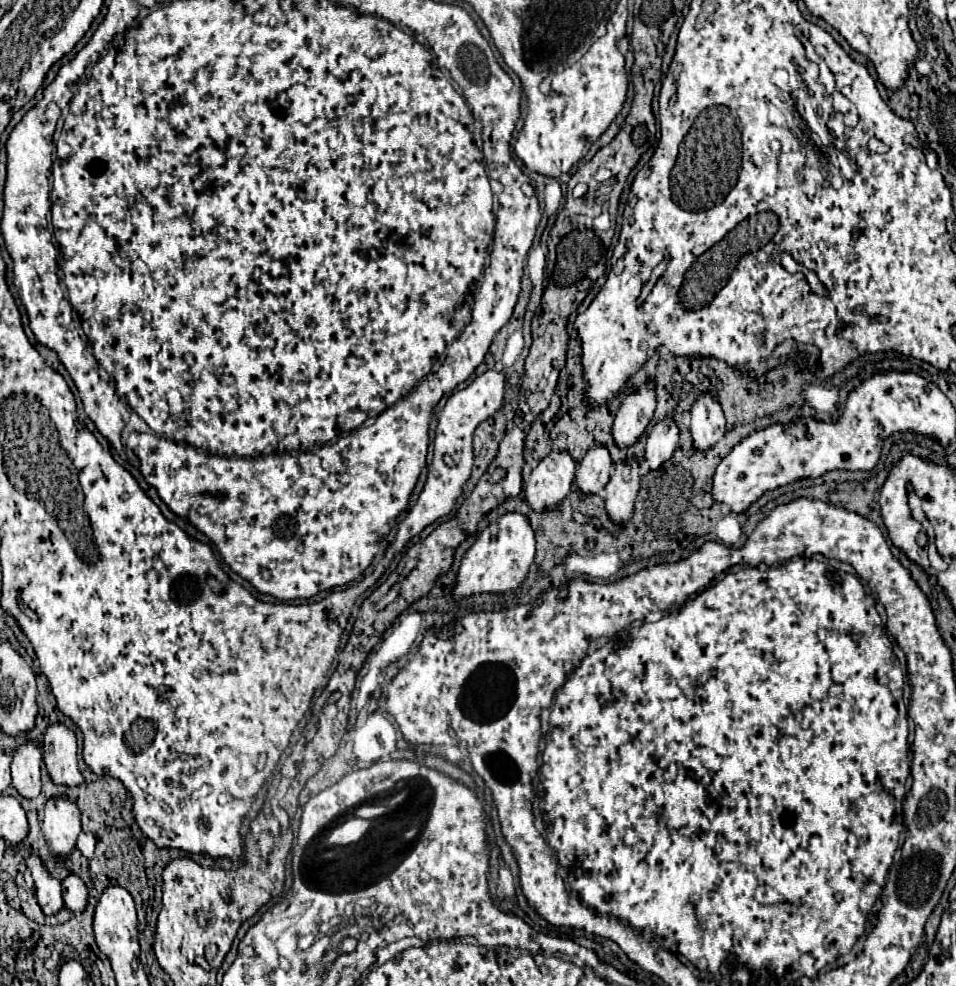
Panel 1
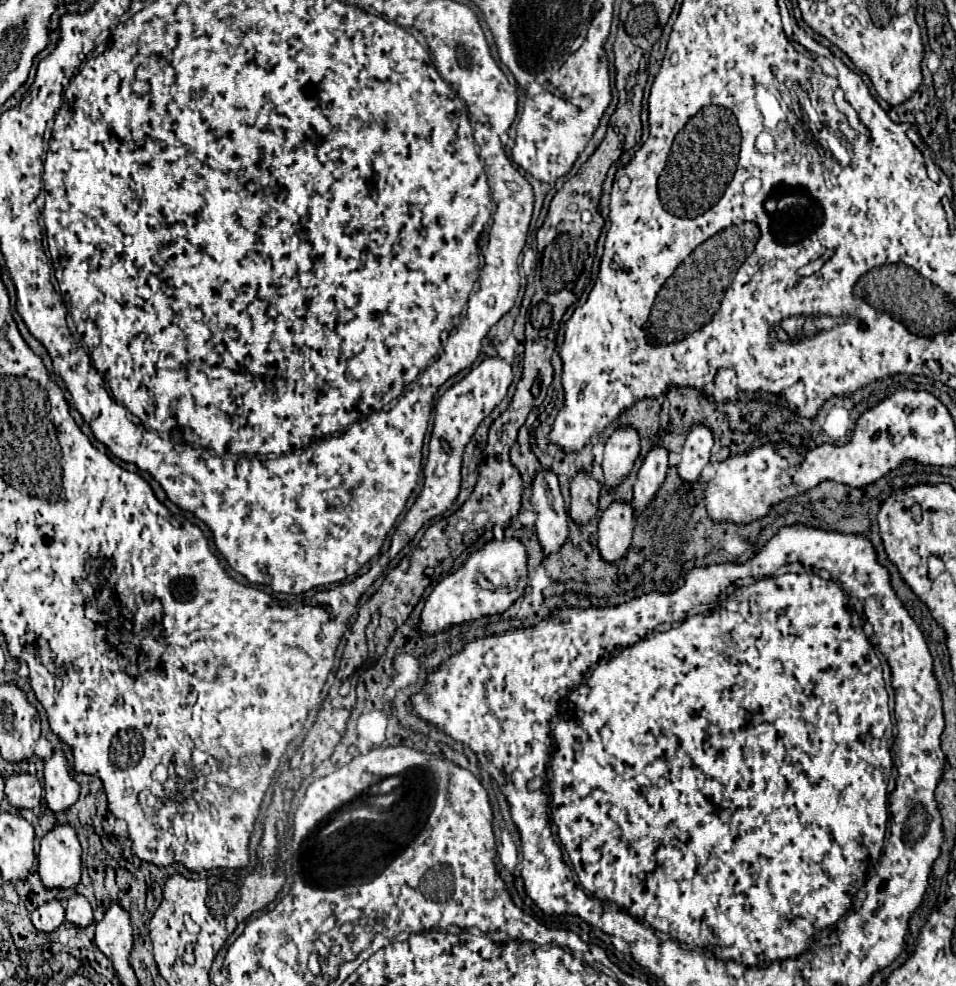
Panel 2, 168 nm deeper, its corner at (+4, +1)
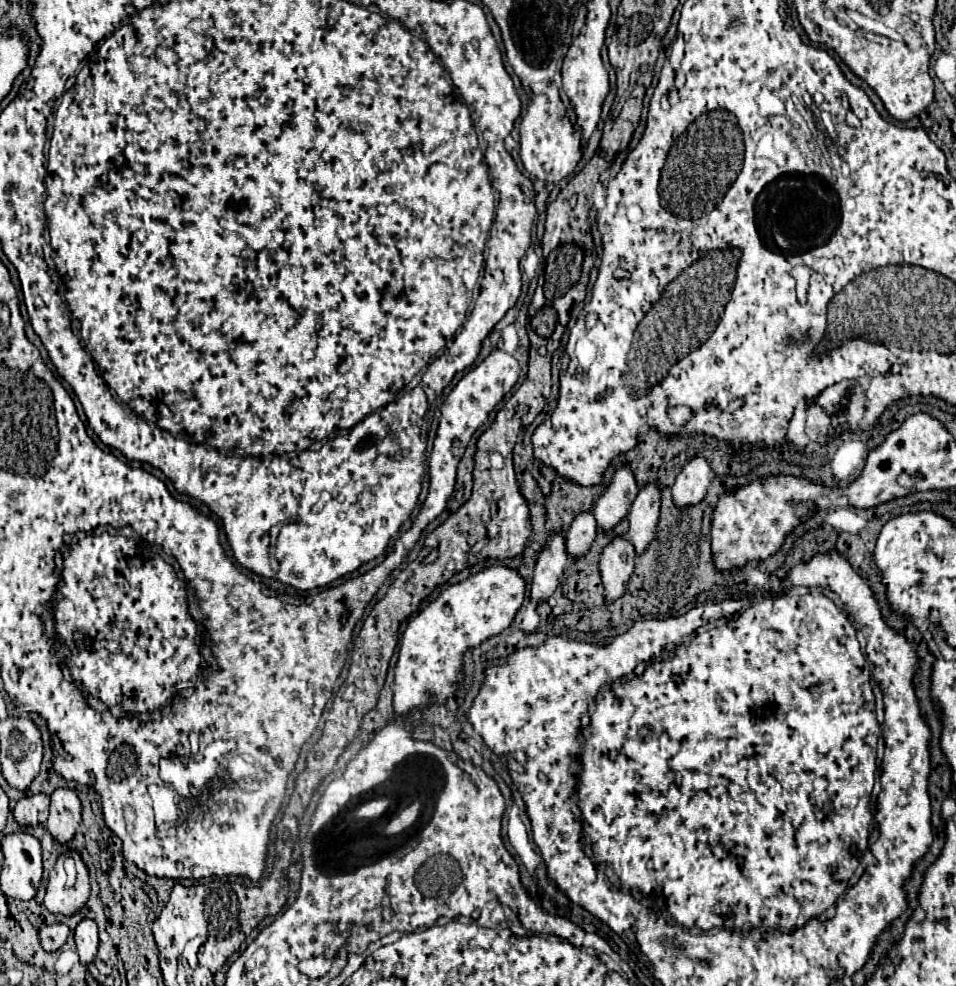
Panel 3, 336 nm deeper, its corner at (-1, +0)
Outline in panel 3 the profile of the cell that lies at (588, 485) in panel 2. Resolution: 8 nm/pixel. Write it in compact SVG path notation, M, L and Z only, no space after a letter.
M581 512L565 534L565 552L571 558L583 558L589 552L595 534L597 534L597 522L593 512Z

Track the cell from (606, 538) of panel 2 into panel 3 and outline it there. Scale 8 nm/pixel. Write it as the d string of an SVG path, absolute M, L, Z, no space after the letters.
M615 538L609 546L605 546L599 560L599 570L607 602L613 602L621 598L621 594L625 594L627 582L633 574L633 566L635 566L635 550L631 542Z

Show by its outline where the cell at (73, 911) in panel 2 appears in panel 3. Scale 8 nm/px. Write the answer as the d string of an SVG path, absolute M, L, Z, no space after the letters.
M85 918L79 922L79 926L75 930L75 944L77 944L77 952L79 952L79 962L83 966L93 964L97 958L97 946L99 946L97 924L93 920Z

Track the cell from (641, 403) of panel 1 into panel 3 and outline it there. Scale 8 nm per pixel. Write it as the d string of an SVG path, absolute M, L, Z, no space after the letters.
M623 466L615 472L611 484L601 494L593 508L597 528L601 532L611 532L627 514L633 498L637 496L637 484L629 466Z

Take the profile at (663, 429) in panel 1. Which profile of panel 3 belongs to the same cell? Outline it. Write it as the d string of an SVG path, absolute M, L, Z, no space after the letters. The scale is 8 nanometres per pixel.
M649 484L639 490L631 510L629 510L629 540L635 546L637 556L645 552L649 542L655 536L657 518L659 518L659 504L661 504L661 492L657 486Z

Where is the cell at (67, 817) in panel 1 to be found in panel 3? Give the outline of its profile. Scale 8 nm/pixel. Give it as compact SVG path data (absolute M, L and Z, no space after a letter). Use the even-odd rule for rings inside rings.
M67 852L57 860L55 872L49 878L47 884L47 894L45 894L45 908L51 914L61 914L61 916L75 916L81 912L81 908L89 900L89 872L77 852ZM71 856L75 860L77 876L73 884L67 884L67 874L63 868L65 858Z

